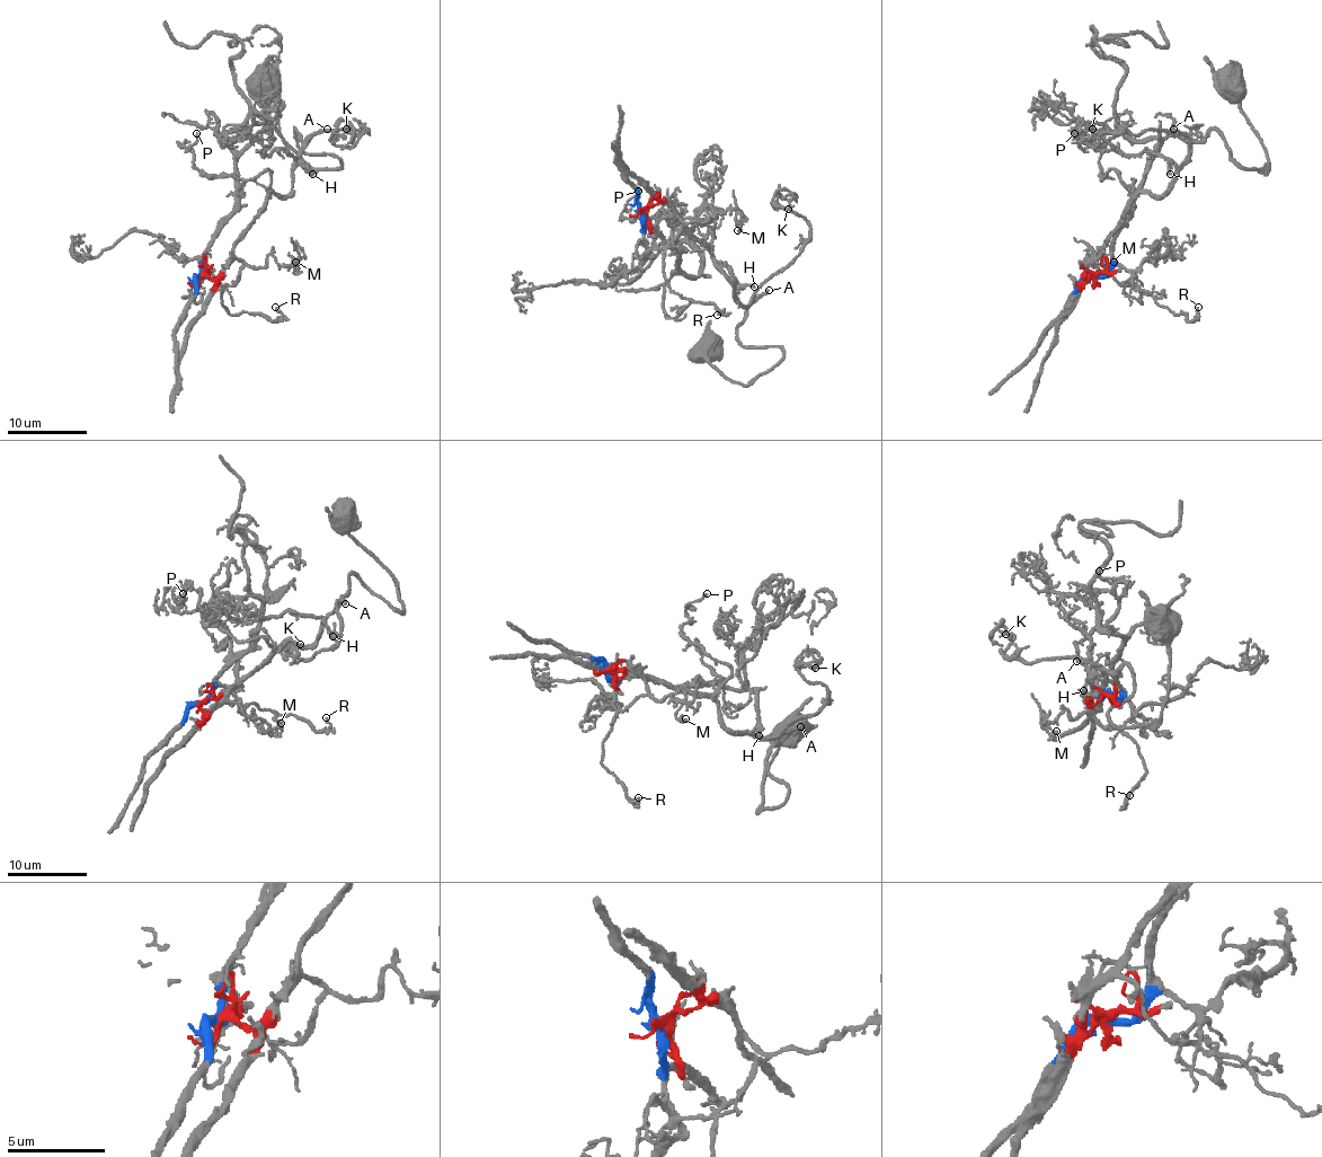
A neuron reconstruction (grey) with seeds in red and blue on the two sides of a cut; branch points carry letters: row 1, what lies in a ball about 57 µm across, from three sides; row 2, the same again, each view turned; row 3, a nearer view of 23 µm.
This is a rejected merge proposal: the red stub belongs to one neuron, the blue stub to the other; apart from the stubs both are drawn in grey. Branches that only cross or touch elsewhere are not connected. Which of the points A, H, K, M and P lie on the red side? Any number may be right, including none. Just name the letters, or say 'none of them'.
A, H, K, M, P

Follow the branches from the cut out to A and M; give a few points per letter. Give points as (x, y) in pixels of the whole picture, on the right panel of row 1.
A: (1092, 276), (1088, 281), (1087, 268), (1136, 196), (1141, 193), (1162, 195), (1188, 152), (1188, 144), (1174, 129)
M: (1092, 276), (1087, 279), (1087, 268), (1102, 258), (1105, 266), (1100, 255), (1094, 266), (1106, 273), (1115, 261)

